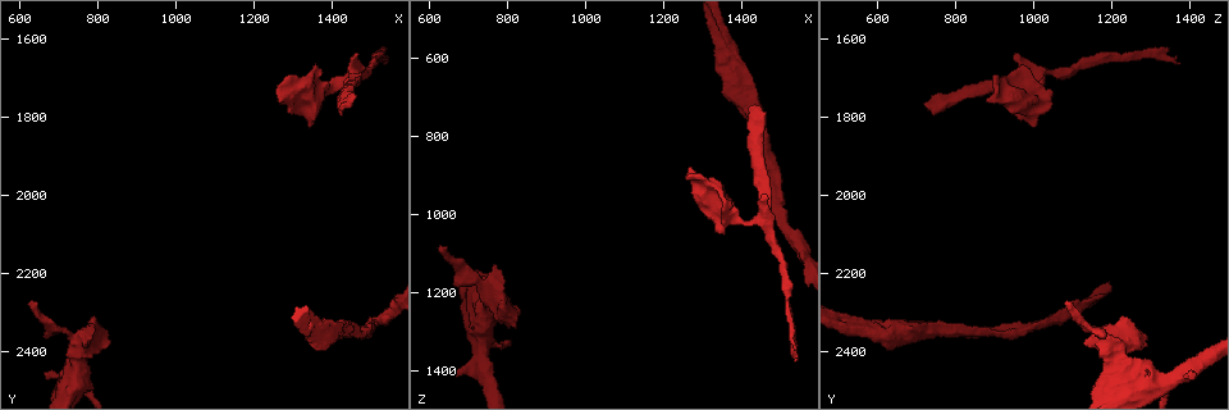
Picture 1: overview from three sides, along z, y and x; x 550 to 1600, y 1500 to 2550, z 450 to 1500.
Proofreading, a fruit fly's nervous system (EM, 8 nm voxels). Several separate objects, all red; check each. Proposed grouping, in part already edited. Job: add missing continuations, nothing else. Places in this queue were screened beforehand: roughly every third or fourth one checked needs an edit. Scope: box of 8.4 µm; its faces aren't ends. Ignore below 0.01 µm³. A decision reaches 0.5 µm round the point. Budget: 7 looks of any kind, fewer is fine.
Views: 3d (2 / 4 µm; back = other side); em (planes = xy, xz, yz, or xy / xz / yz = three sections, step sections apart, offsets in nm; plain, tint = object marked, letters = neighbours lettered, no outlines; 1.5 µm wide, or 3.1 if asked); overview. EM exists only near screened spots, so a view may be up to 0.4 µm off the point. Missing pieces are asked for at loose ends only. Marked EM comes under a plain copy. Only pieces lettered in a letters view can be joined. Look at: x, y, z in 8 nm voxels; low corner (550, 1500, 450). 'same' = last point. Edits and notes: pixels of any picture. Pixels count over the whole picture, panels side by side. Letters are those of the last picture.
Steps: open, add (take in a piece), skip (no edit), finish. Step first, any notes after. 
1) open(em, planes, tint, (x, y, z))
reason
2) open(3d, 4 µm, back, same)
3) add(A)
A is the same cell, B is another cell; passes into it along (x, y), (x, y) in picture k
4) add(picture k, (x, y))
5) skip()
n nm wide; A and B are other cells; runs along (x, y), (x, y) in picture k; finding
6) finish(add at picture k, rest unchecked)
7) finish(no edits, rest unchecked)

open(em, planes, letters, (665, 2460, 1415))
branch stops here

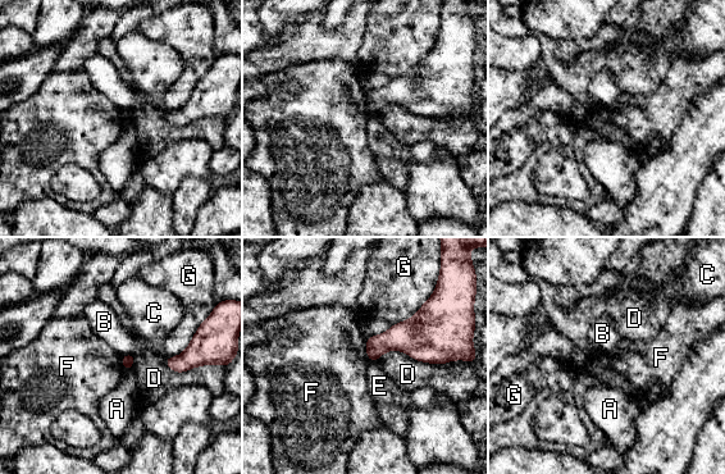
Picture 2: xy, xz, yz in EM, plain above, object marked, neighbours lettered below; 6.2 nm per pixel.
skip()
D touches over 500 nm; A, B, C, D, E, F and G are other cells; border along (365, 338), (365, 354), (370, 360) in picture 2; none of them fits

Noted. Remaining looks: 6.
open(em, planes, tint, (1535, 1660, 1370))
long arm stops here

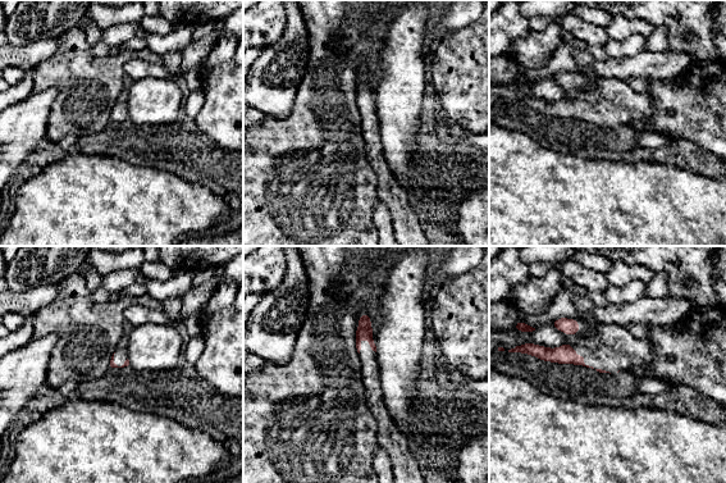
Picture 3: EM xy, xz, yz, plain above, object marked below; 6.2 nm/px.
open(em, planes, letters, same)
what lies round it

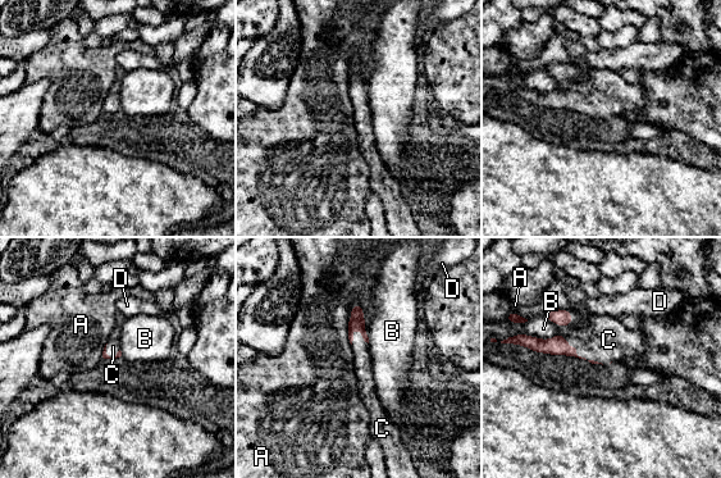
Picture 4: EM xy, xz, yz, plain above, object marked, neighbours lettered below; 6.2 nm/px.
add(C)
C is the same cell, A, B and D are other cells; passes into it along (557, 345), (580, 356), (608, 340) in picture 4; it goes on there

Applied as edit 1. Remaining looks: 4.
open(overview)

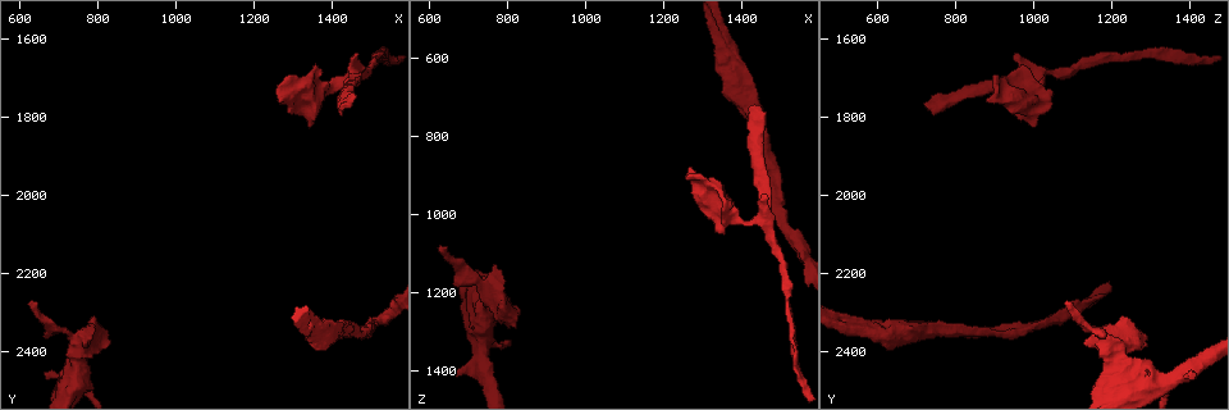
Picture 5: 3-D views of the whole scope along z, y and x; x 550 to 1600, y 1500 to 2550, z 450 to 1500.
open(3d, 4 µm, (1470, 1640, 945))
an open end

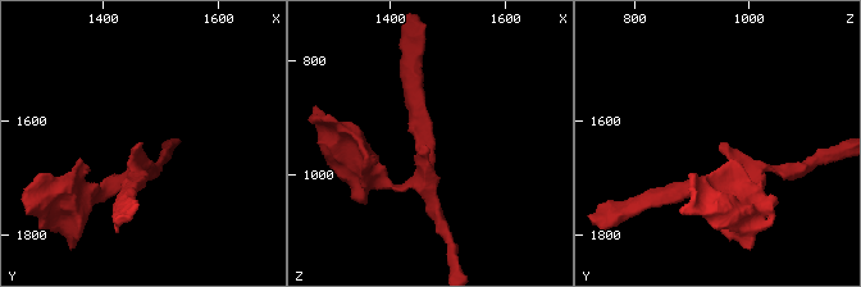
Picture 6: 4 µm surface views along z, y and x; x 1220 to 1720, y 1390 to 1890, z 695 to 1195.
open(em, yz, step 8, letters, (1460, 1645, 950))
now the EM

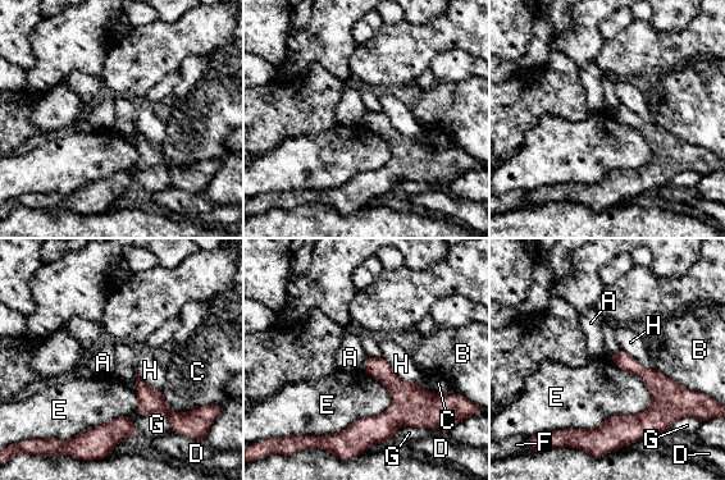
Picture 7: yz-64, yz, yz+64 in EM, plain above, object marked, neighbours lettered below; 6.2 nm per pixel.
open(em, planes, letters, same)
cut it another way

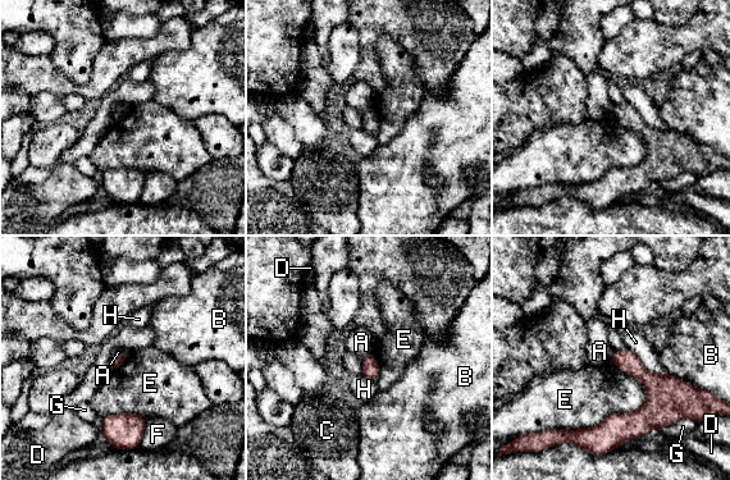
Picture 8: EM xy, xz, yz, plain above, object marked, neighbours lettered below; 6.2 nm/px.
skip()
A, B, C, D, E, F, G and H are other cells; border along (127, 352), (113, 361), (113, 368) in picture 8; no lettered piece goes on from it

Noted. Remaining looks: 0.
finish(add at picture 4, rest unchecked)

